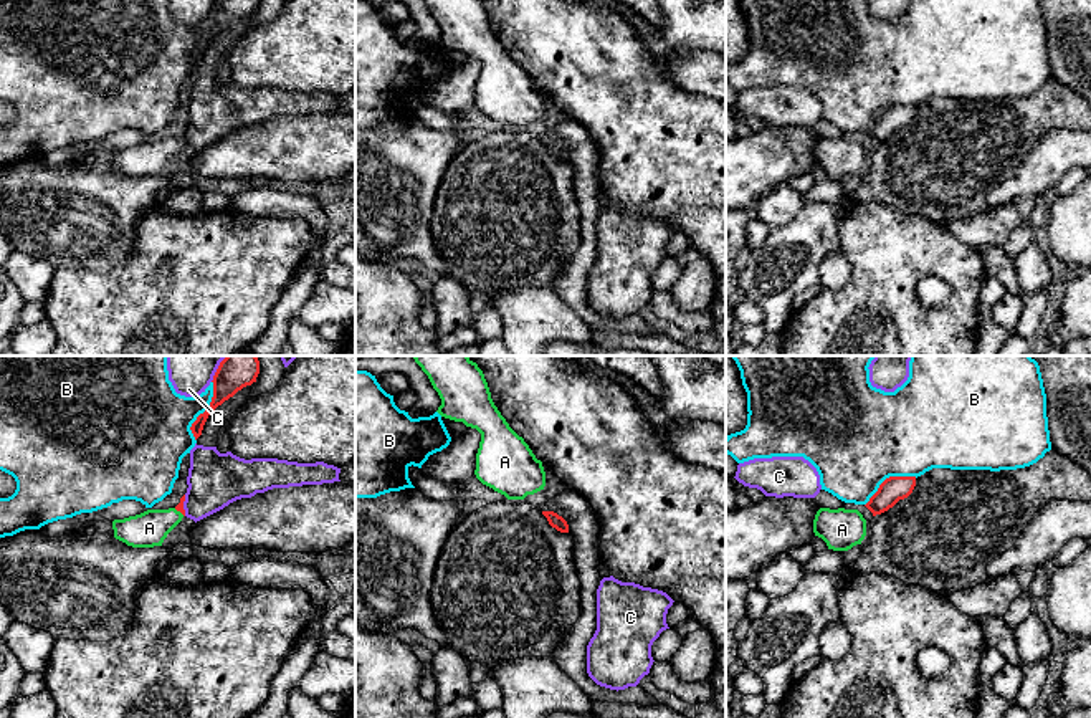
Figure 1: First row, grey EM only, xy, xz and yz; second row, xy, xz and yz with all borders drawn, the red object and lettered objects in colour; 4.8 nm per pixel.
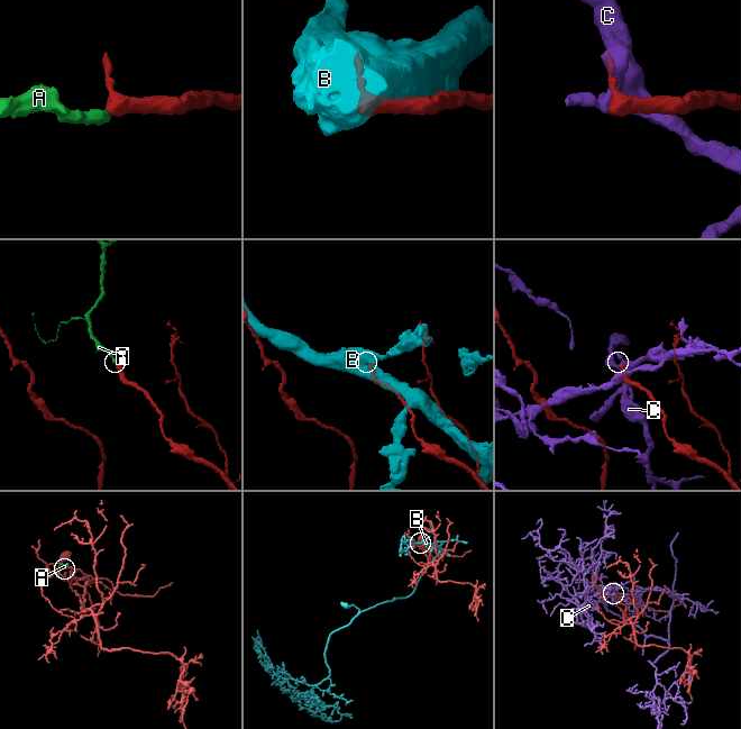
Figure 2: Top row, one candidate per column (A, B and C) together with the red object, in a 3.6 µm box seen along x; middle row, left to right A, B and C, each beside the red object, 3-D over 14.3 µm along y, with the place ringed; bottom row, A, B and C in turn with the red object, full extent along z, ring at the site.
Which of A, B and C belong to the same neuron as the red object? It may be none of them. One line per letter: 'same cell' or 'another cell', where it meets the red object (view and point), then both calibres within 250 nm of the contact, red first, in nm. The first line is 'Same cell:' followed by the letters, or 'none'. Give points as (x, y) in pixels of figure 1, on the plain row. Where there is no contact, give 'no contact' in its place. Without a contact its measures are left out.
Same cell: A
A: same cell; contact xy (179, 139); calibres 40 and 170 nm
B: another cell; contact xy (205, 40); calibres 130 and 340 nm
C: another cell; contact xy (182, 134); calibres 40 and 260 nm

